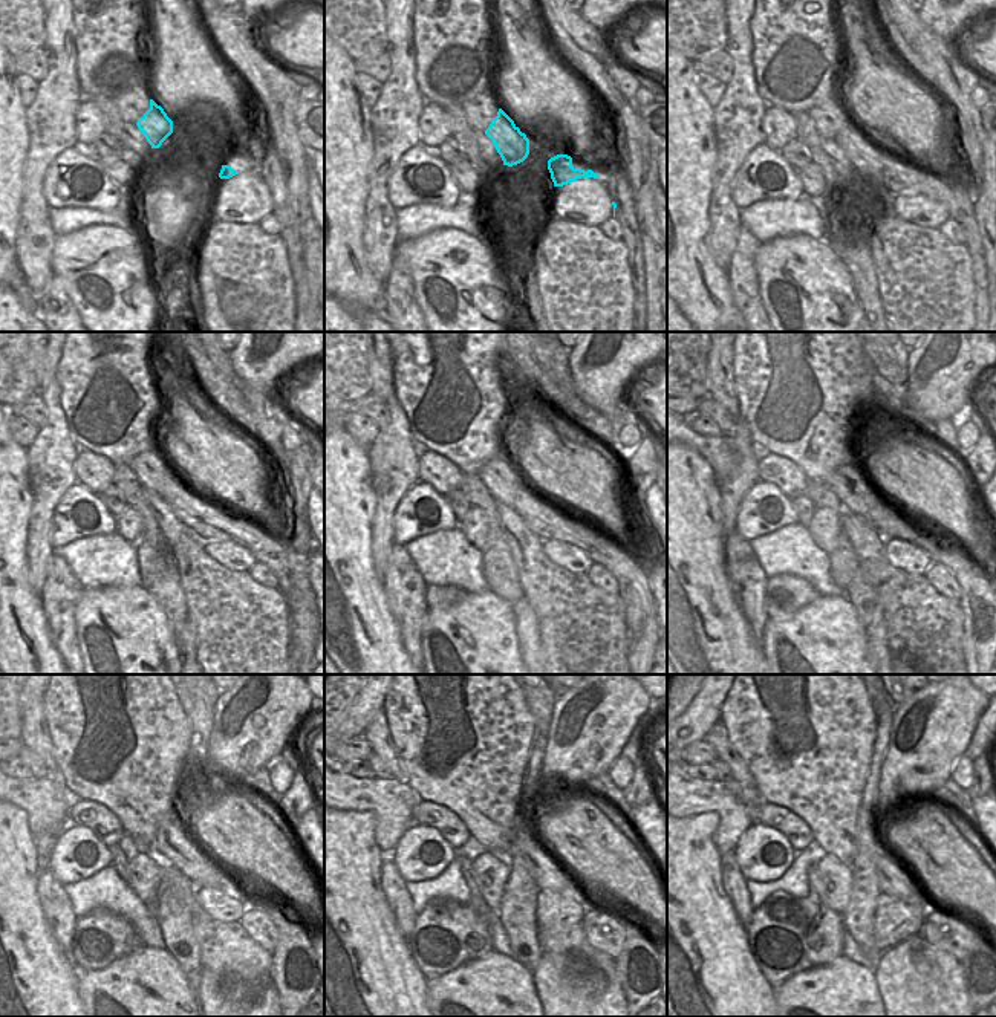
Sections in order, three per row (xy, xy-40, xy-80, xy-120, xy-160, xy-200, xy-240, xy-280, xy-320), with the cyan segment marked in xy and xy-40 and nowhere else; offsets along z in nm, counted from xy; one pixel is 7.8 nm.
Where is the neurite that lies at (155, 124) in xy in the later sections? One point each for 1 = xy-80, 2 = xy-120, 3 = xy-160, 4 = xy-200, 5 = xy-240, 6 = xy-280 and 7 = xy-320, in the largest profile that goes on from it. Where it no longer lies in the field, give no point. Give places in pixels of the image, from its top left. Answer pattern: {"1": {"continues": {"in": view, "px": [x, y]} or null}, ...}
{"1": {"continues": {"in": "xy-80", "px": [891, 176]}}, "2": {"continues": {"in": "xy-120", "px": [208, 522]}}, "3": {"continues": {"in": "xy-160", "px": [546, 520]}}, "4": {"continues": {"in": "xy-200", "px": [978, 640]}}, "5": {"continues": {"in": "xy-240", "px": [292, 978]}}, "6": {"continues": {"in": "xy-280", "px": [635, 976]}}, "7": {"continues": {"in": "xy-320", "px": [978, 971]}}}

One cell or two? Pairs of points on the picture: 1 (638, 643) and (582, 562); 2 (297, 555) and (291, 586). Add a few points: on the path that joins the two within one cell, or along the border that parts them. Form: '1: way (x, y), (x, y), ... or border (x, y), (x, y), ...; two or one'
1: border (562, 542), (577, 545), (594, 562); two
2: border (285, 549), (289, 571), (306, 603), (302, 609); two

